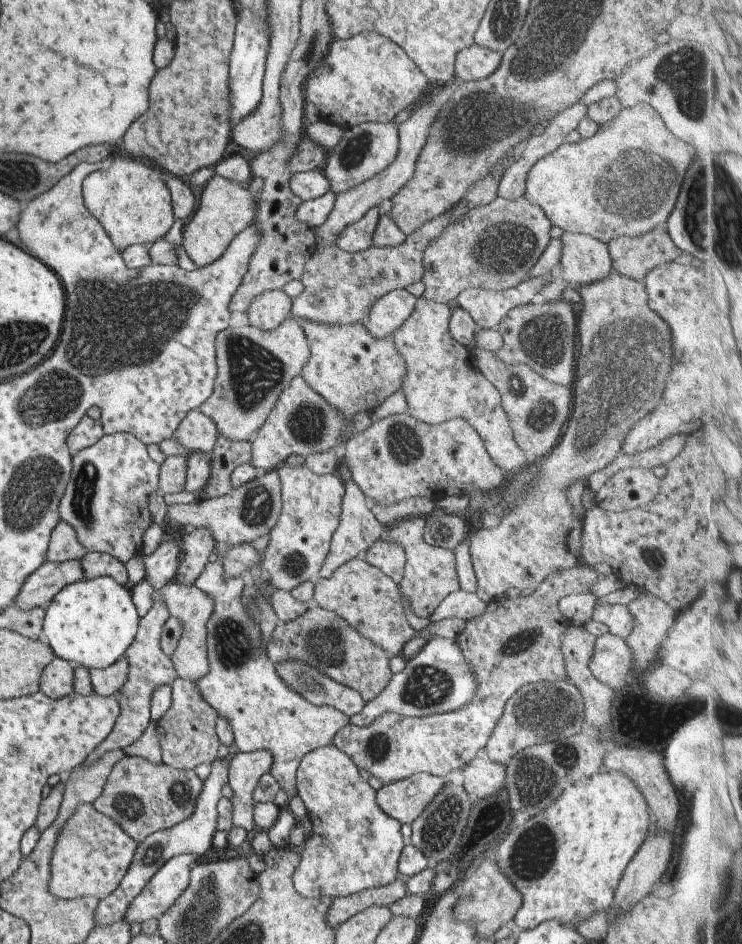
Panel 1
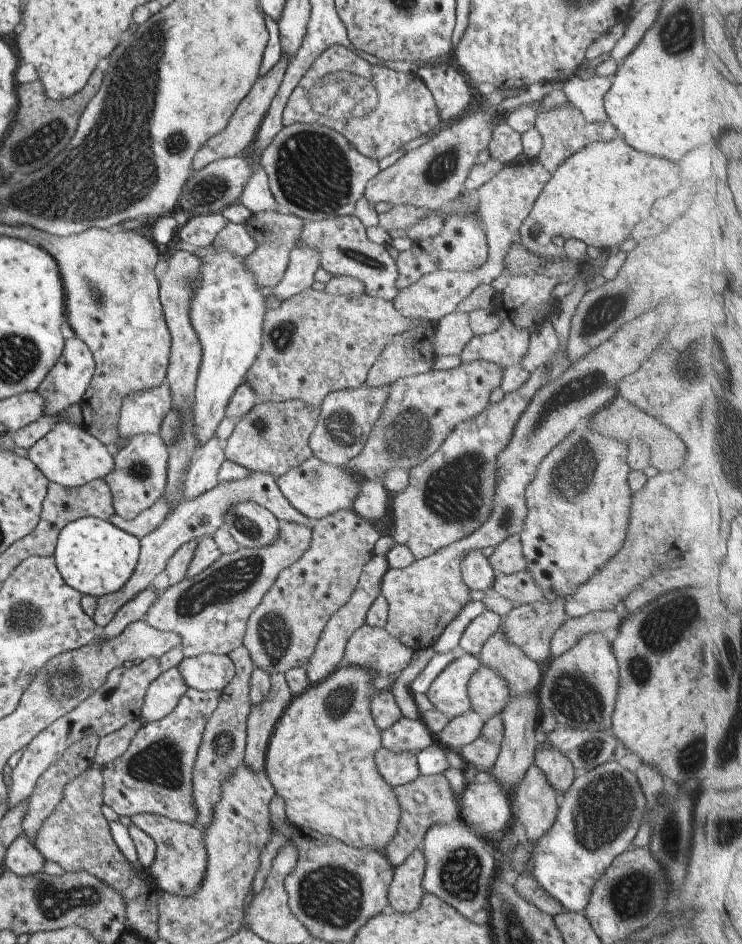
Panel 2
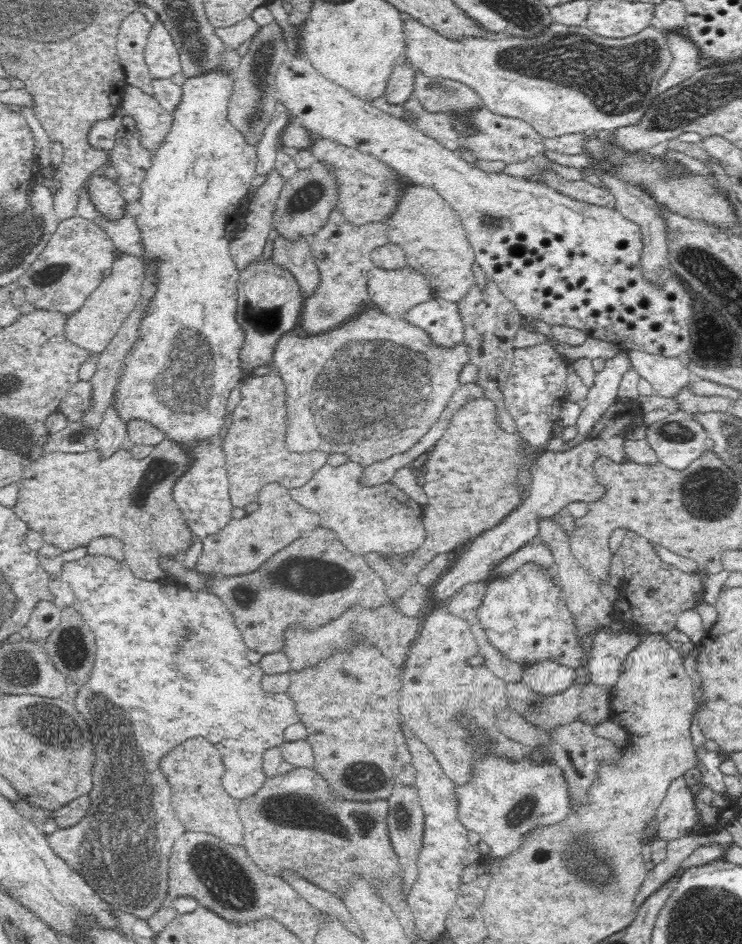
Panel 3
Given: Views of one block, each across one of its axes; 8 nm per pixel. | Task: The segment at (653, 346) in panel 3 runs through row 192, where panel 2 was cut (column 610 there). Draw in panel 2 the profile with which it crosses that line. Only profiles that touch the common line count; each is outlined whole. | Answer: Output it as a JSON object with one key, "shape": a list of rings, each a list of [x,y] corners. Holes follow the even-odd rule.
{"shape":[[[587,426],[568,435],[538,464],[534,478],[526,487],[526,518],[518,536],[527,570],[542,591],[542,600],[552,602],[568,597],[597,575],[623,547],[627,539],[633,495],[628,485],[631,468],[627,463],[626,443],[600,435]]]}

